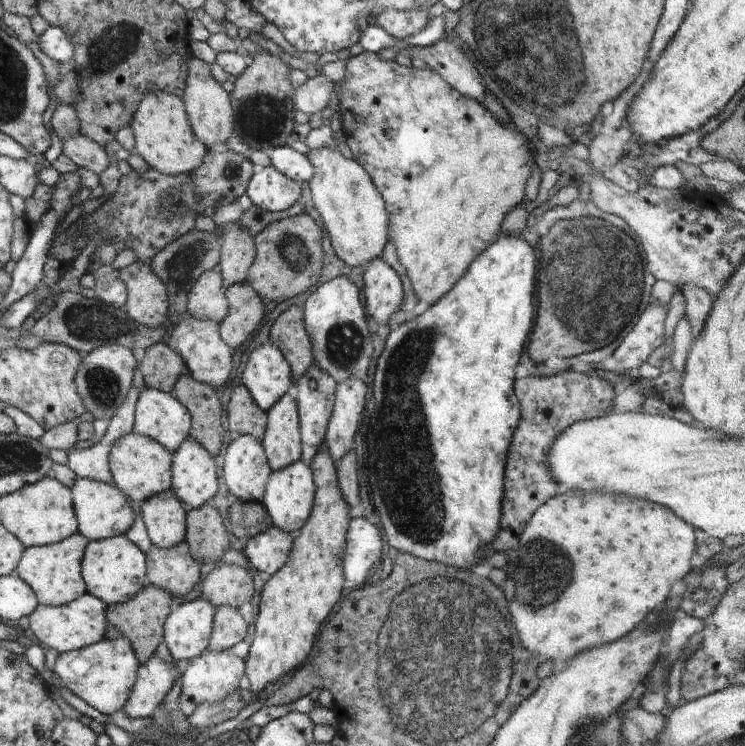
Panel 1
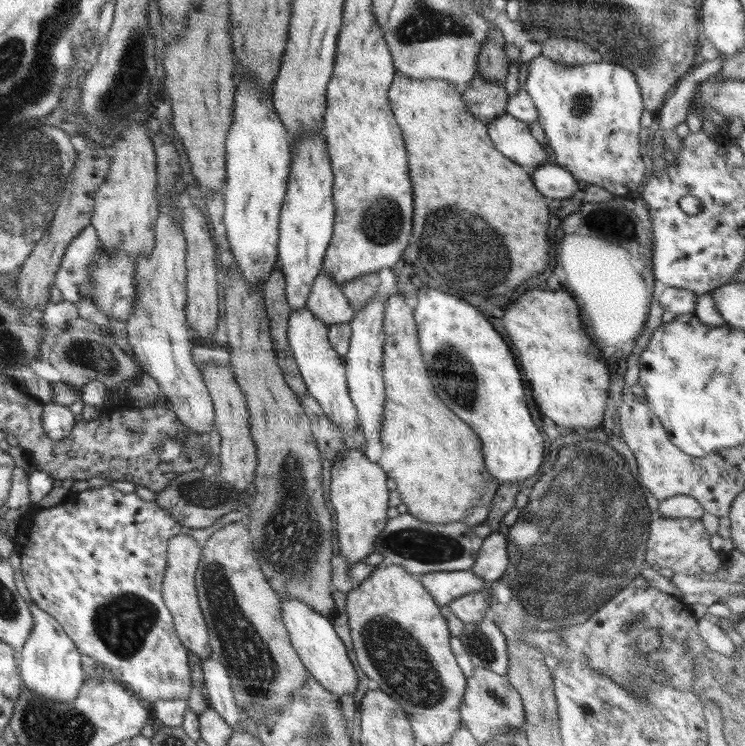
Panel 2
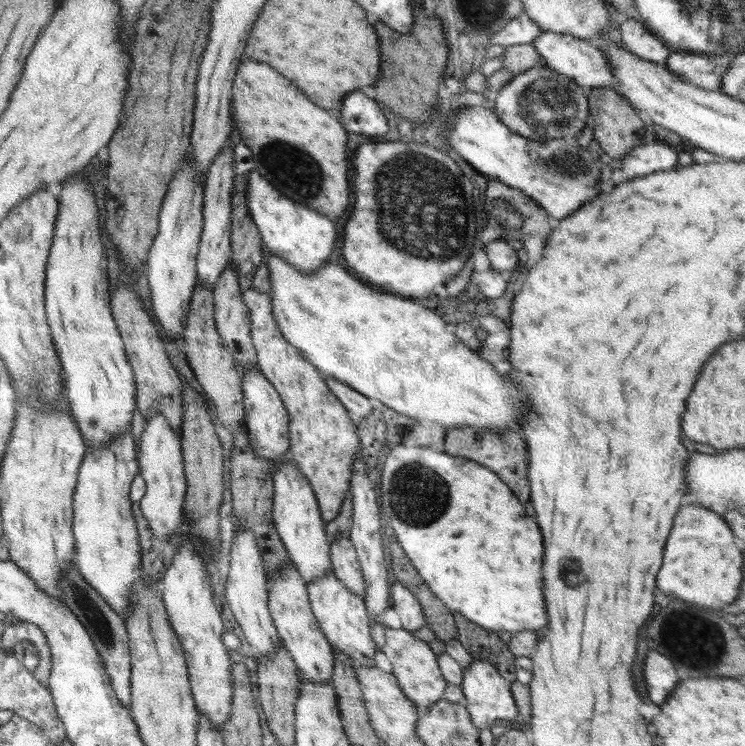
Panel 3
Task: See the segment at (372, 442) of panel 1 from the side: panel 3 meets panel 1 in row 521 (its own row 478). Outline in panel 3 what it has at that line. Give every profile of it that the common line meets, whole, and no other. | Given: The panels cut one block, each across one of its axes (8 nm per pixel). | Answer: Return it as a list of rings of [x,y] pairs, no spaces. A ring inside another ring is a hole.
[[[406,443],[403,446],[394,446],[388,454],[380,480],[382,498],[380,498],[379,512],[383,521],[390,522],[391,532],[398,538],[404,554],[410,559],[410,563],[415,567],[417,574],[424,580],[430,588],[434,597],[442,602],[451,612],[462,614],[471,622],[483,628],[498,631],[506,631],[516,634],[522,630],[530,630],[541,633],[545,629],[548,618],[545,615],[545,607],[542,591],[542,564],[544,560],[544,542],[538,523],[532,518],[528,518],[523,503],[521,503],[514,493],[506,486],[505,482],[498,475],[468,458],[455,457],[444,452],[438,452],[431,447],[414,447]]]

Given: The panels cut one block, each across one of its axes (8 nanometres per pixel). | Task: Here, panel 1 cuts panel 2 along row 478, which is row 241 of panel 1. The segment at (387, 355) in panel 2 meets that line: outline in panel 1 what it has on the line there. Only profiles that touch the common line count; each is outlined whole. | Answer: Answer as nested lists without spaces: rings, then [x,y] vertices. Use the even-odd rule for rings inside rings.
[[[364,51],[355,57],[348,58],[341,87],[339,114],[346,144],[350,147],[354,160],[370,175],[374,186],[385,200],[389,216],[388,236],[394,242],[397,258],[406,270],[416,296],[420,301],[425,300],[432,306],[439,298],[452,290],[458,280],[466,274],[472,261],[498,240],[499,235],[502,234],[501,226],[504,217],[522,201],[526,201],[525,186],[535,166],[533,163],[535,152],[531,146],[533,143],[515,126],[512,120],[508,124],[500,124],[500,121],[496,120],[496,117],[480,101],[460,94],[436,71],[405,67],[395,61],[383,61],[380,60],[378,54],[372,51]]]

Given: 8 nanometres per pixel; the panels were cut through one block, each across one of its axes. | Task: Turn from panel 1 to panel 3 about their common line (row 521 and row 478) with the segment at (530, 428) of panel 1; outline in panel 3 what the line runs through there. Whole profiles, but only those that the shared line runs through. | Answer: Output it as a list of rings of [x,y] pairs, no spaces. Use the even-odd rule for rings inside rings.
[[[474,426],[446,428],[444,451],[455,457],[468,458],[494,471],[502,482],[514,493],[521,503],[529,501],[530,481],[528,481],[528,451],[526,441],[519,430],[506,430],[504,434],[494,434],[490,430]]]

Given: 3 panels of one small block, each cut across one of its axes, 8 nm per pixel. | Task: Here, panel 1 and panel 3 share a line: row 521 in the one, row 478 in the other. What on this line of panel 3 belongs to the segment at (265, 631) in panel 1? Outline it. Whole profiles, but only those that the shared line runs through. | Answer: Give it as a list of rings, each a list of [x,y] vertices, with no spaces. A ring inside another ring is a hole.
[[[250,287],[242,293],[242,300],[250,311],[250,336],[256,351],[257,368],[278,391],[288,413],[289,457],[312,485],[326,524],[338,515],[350,489],[352,464],[361,456],[361,440],[356,435],[357,421],[332,394],[324,375],[306,361],[299,348],[286,341],[274,319],[270,293]]]

